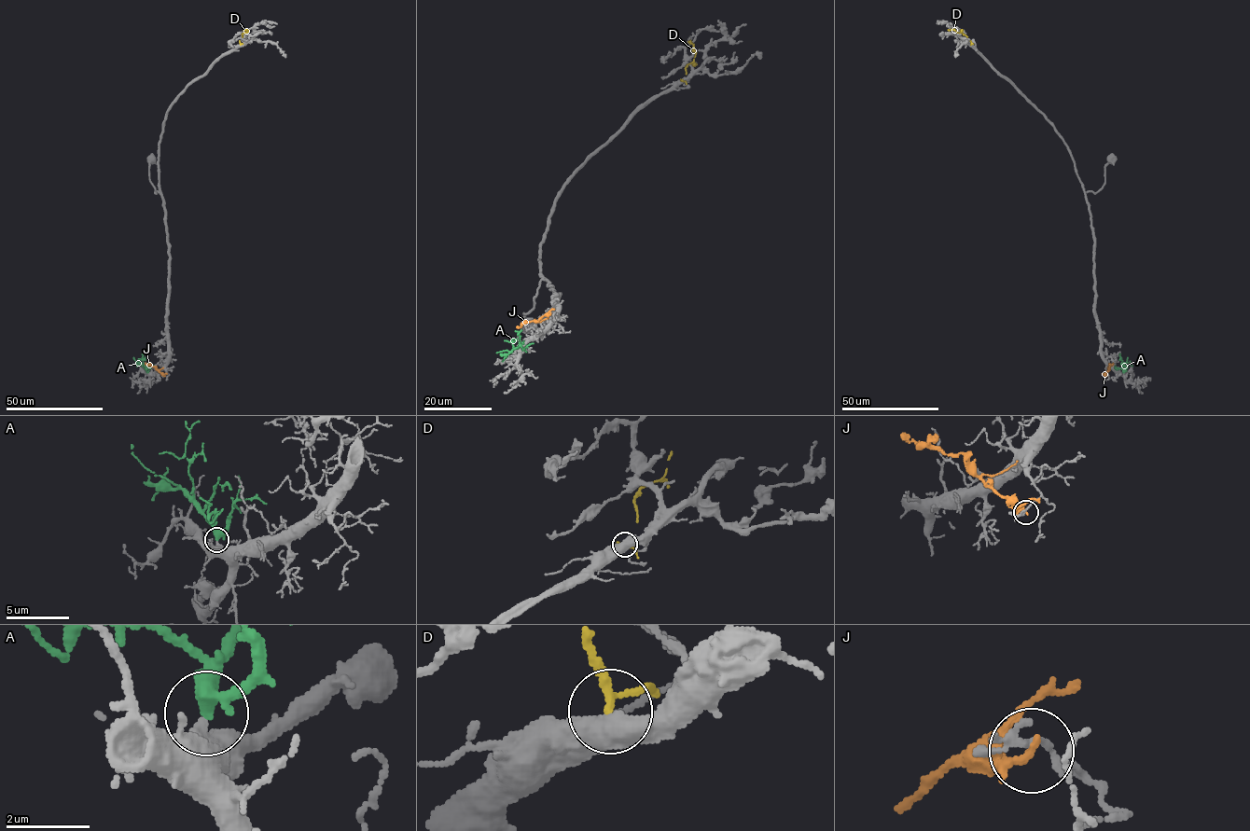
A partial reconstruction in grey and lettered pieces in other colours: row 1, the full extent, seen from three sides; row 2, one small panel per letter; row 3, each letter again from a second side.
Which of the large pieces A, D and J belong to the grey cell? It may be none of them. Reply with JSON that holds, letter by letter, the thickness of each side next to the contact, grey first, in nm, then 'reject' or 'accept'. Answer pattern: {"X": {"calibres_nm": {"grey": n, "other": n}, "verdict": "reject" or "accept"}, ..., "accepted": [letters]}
{"A": {"calibres_nm": {"grey": 440, "other": 360}, "verdict": "accept"}, "D": {"calibres_nm": {"grey": 550, "other": 150}, "verdict": "reject"}, "J": {"calibres_nm": {"grey": 150, "other": 240}, "verdict": "reject"}, "accepted": ["A"]}

